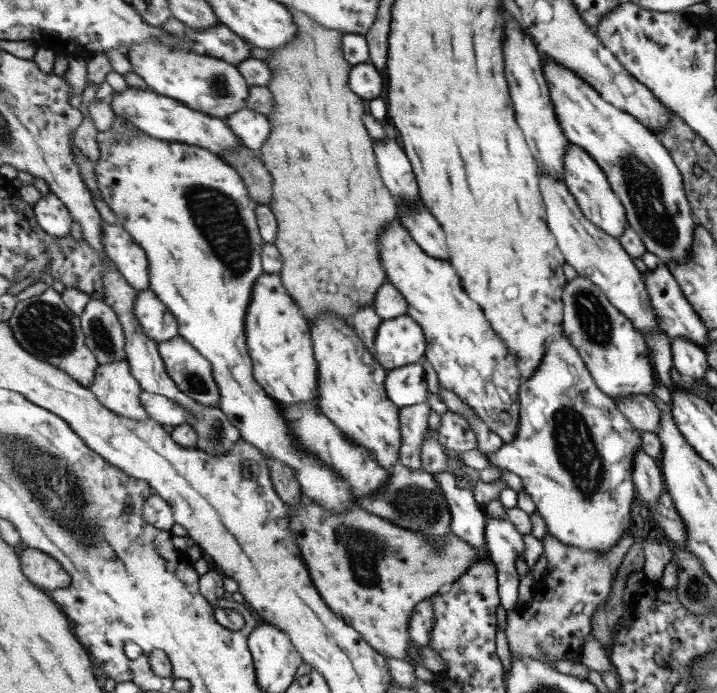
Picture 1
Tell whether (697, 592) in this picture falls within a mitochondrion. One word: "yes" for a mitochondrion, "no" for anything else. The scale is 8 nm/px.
yes

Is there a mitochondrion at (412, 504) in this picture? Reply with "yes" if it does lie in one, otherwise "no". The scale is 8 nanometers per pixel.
yes

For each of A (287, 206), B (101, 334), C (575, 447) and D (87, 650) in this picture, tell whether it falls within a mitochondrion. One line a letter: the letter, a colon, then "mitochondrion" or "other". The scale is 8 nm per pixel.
A: other
B: mitochondrion
C: mitochondrion
D: other

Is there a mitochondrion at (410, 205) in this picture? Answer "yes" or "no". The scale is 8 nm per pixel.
no

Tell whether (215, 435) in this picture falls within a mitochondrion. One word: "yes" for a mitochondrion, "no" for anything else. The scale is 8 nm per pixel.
yes

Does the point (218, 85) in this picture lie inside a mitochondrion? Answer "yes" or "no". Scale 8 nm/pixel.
yes

